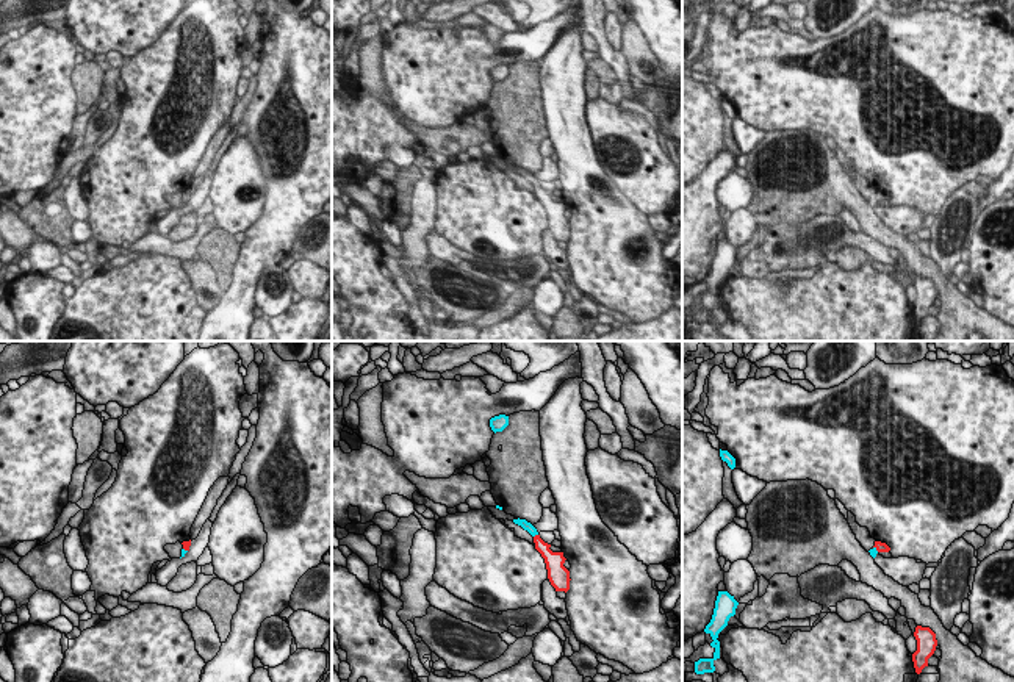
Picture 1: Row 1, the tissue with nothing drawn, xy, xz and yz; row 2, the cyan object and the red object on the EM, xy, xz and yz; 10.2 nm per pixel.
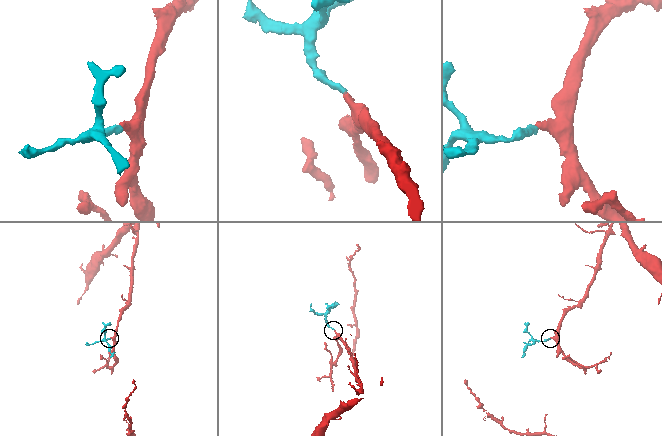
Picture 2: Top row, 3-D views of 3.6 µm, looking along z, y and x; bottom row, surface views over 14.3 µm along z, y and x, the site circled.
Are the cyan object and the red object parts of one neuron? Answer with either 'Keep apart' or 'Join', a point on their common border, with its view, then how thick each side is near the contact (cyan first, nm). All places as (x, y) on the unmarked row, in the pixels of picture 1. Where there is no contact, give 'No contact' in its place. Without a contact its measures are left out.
Join. Touches cyan at xz (535, 183). Thickness 90 nm (cyan) against 130 nm

